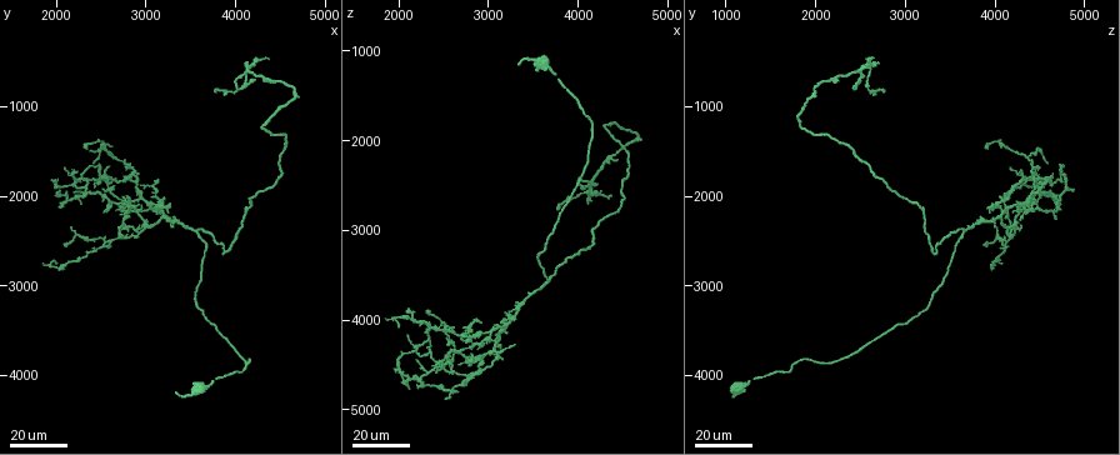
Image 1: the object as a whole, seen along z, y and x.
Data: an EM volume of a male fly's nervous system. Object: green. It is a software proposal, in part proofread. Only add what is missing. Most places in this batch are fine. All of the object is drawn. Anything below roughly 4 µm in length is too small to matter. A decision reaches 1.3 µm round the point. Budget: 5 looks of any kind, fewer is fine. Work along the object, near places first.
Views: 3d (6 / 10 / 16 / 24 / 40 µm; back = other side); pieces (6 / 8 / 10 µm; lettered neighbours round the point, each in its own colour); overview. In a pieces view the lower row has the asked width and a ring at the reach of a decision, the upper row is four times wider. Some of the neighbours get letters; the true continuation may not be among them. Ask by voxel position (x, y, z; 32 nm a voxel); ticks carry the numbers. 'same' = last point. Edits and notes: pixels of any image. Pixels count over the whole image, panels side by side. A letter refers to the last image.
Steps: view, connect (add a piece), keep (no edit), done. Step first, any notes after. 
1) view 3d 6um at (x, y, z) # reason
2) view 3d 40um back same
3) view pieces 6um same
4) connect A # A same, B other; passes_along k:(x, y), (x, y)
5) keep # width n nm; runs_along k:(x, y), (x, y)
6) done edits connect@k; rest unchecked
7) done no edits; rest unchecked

view 3d 16um at (1950, 1850, 4550) # branch stops here

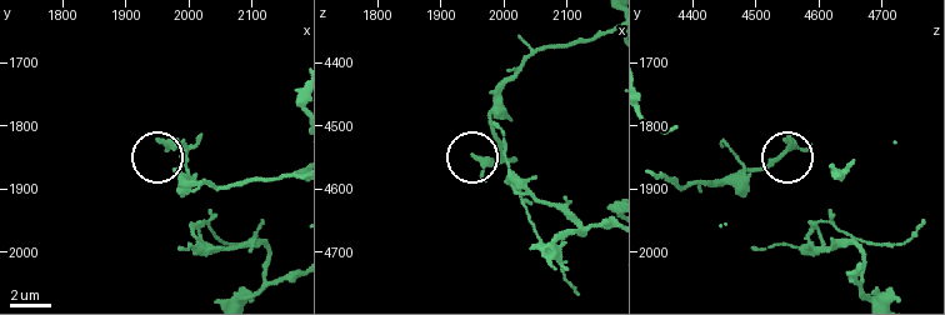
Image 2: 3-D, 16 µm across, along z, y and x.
view pieces 8um at (1950, 1820, 4545)

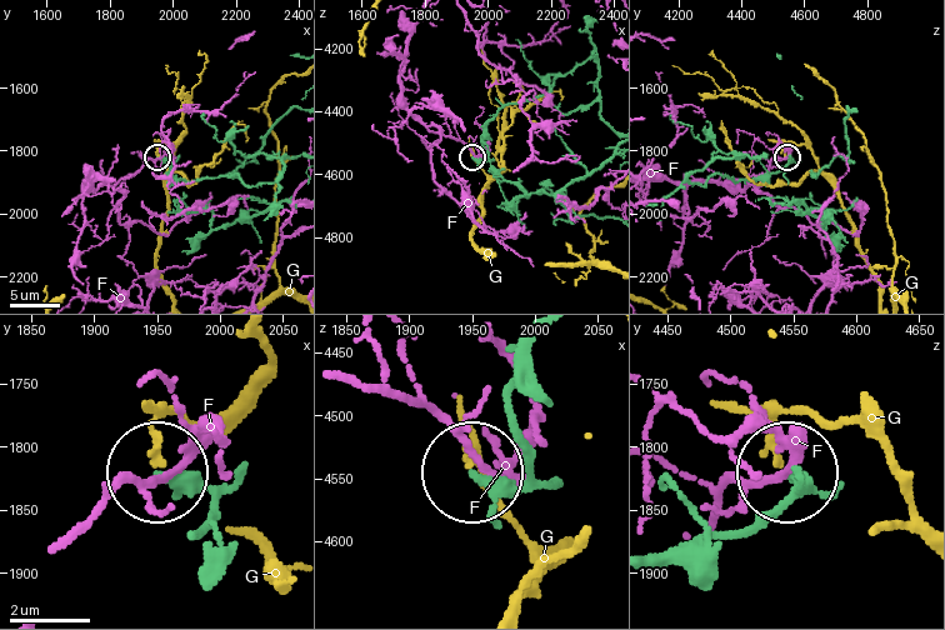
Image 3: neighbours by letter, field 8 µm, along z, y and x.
keep # F other, G other; runs_along 3:(524, 383), (508, 413), (524, 474), (508, 484), (470, 476); none of them fits

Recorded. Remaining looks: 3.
view 3d 24um at (2300, 2000, 4100) # free end

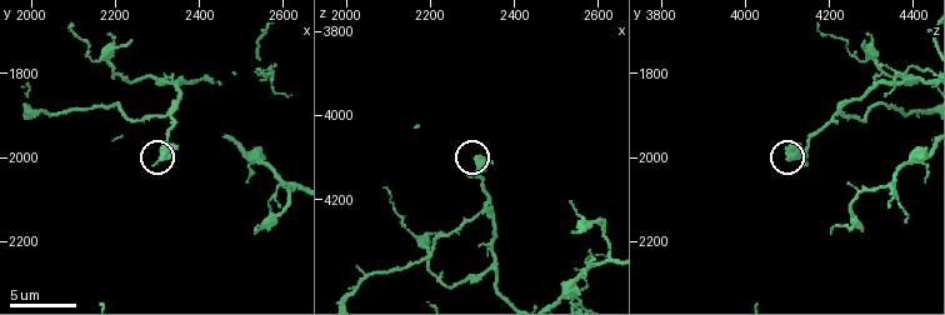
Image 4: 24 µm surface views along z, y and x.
view pieces 8um at (2310, 2000, 4105)

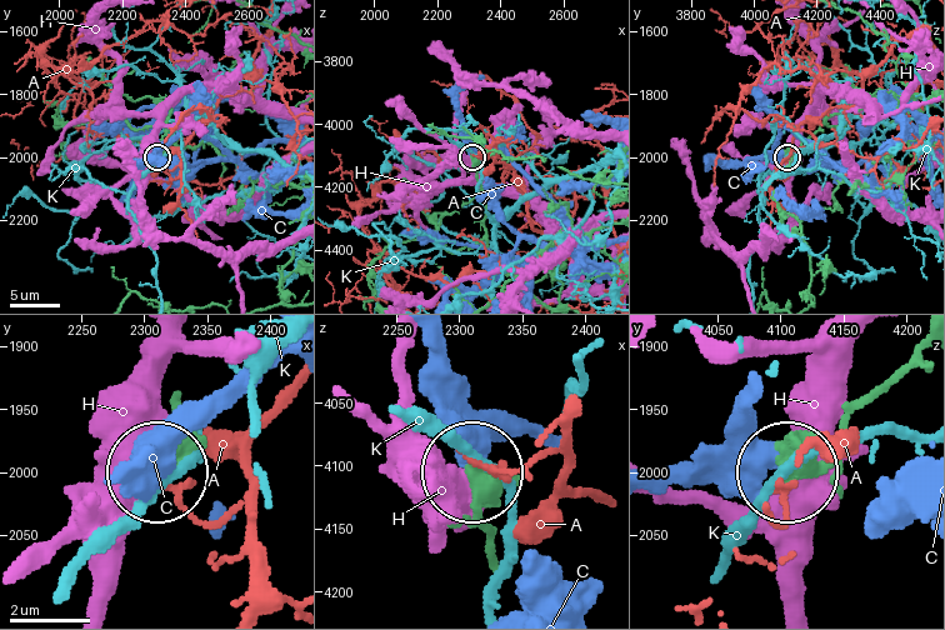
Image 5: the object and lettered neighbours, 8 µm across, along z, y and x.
keep # width 450 nm; A other, C other, H other, K other; runs_along 5:(494, 544), (478, 476); none of them fits

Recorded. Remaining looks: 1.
done no edits; rest unchecked

